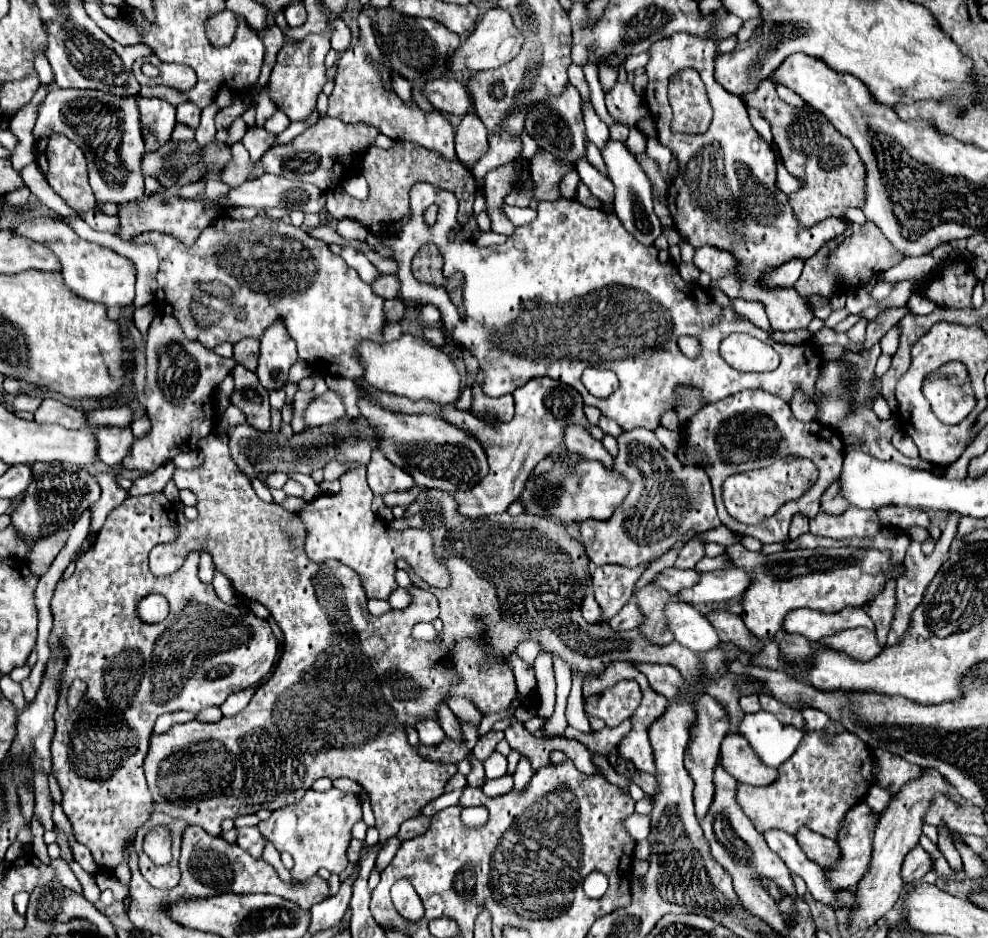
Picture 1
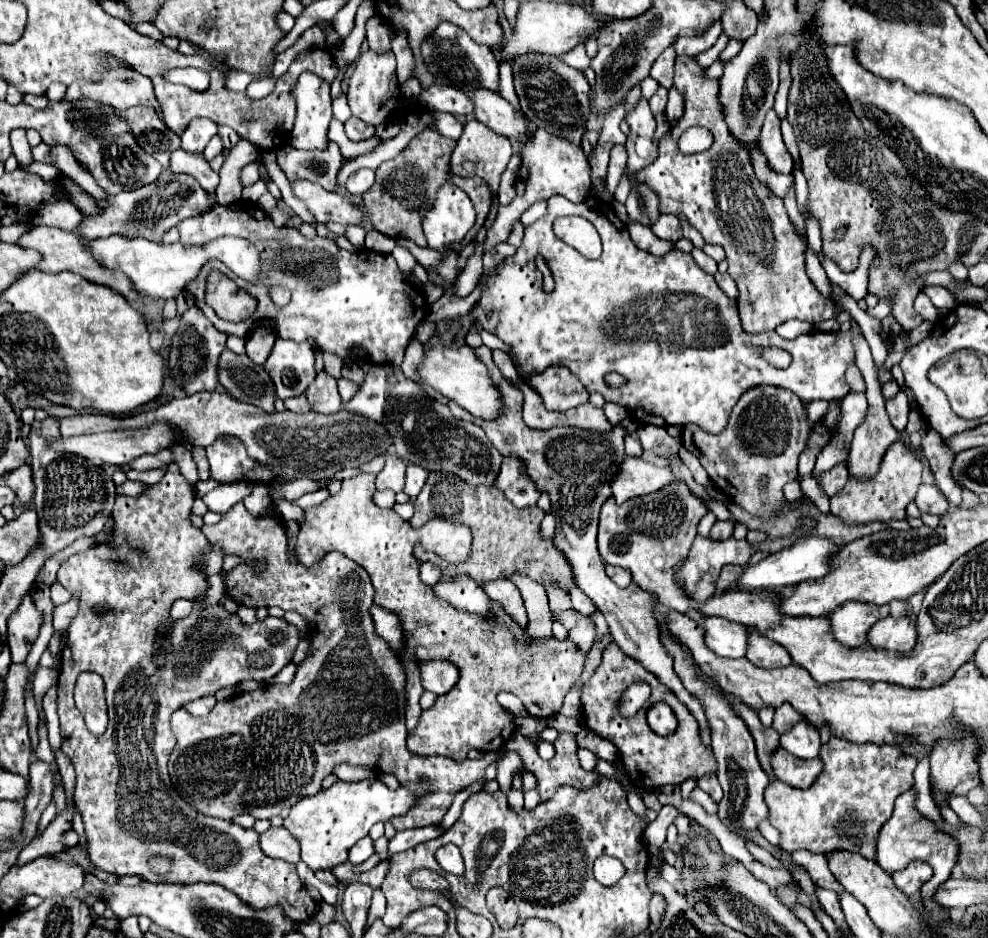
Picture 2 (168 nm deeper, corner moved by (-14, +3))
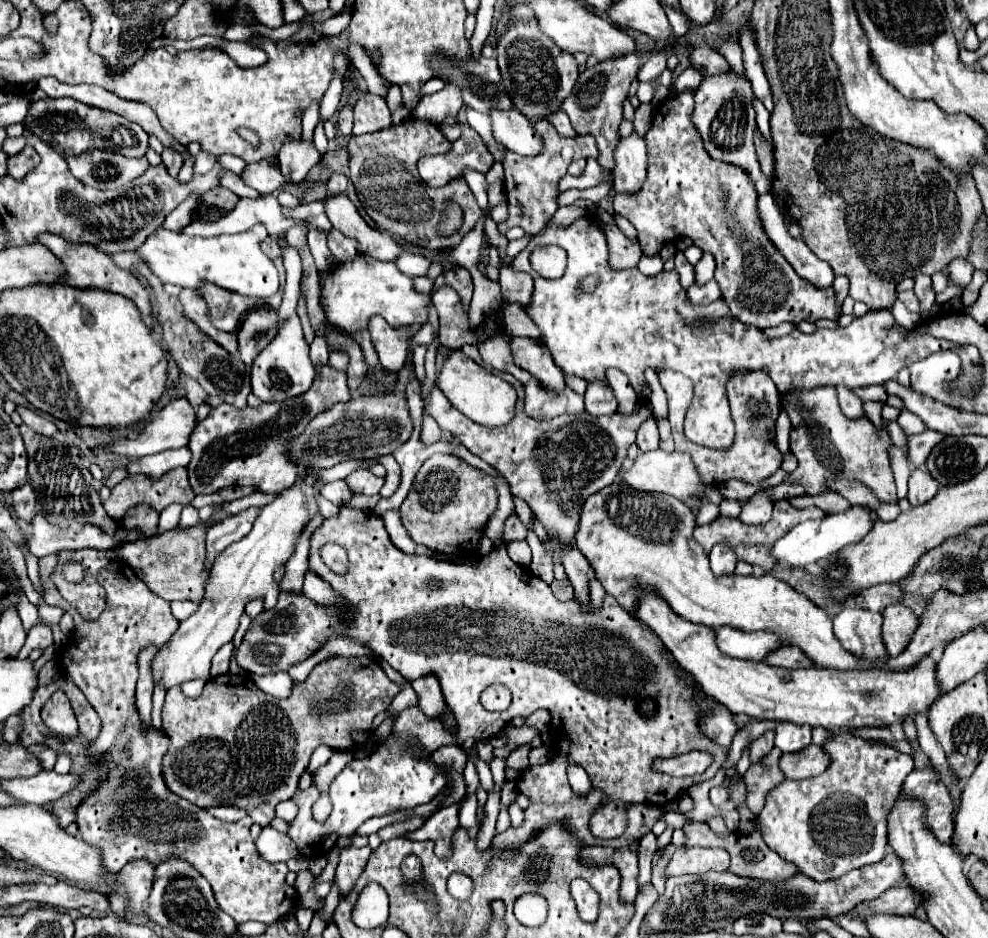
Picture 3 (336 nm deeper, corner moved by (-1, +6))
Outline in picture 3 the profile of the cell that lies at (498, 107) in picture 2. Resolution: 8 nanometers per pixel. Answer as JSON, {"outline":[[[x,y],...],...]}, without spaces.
{"outline":[[[495,111],[491,113],[493,121],[493,133],[495,139],[505,145],[507,149],[519,153],[519,155],[539,155],[543,153],[543,139],[533,129],[533,121],[513,111]]]}

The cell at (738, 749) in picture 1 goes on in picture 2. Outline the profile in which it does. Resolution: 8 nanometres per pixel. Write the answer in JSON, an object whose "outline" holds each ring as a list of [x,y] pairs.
{"outline":[[[776,748],[770,754],[770,764],[776,780],[794,786],[794,788],[808,788],[816,776],[820,774],[820,758],[816,760],[796,760],[796,756],[784,752],[784,748]]]}

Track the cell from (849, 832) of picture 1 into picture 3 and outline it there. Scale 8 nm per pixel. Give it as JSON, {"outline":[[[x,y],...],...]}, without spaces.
{"outline":[[[929,765],[925,769],[913,769],[903,787],[901,793],[905,797],[919,797],[927,803],[927,823],[931,825],[931,831],[939,841],[951,843],[953,833],[953,797],[949,793],[949,787],[943,783],[939,771],[935,765]]]}

